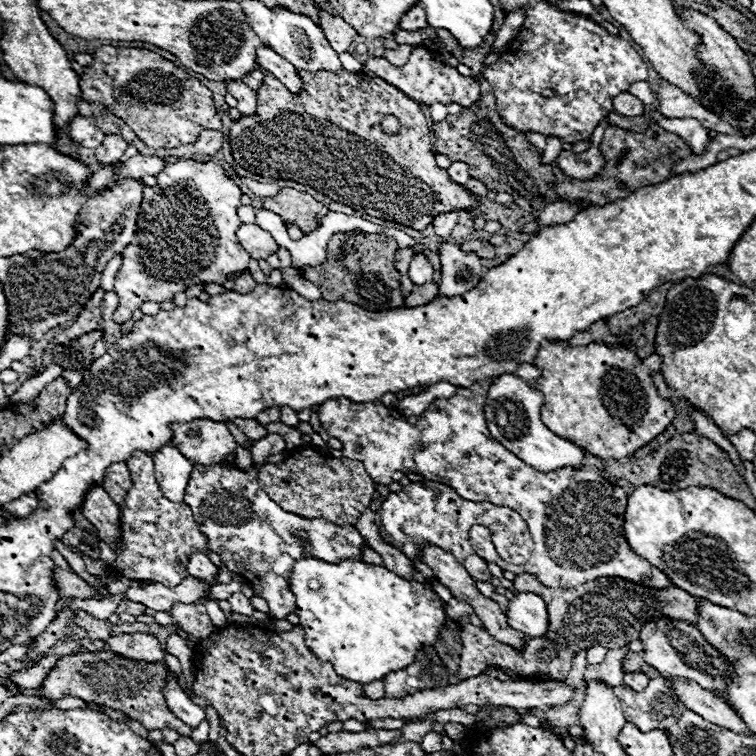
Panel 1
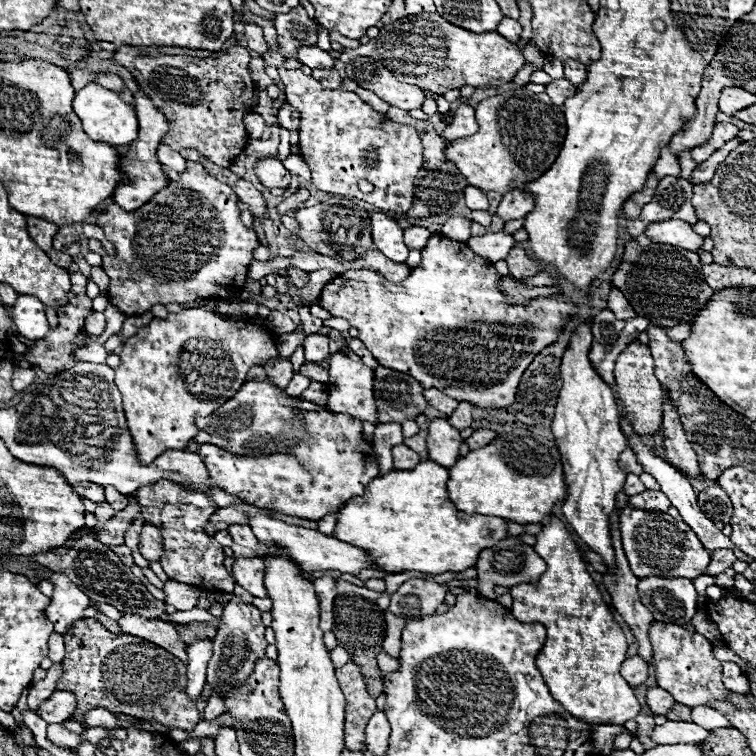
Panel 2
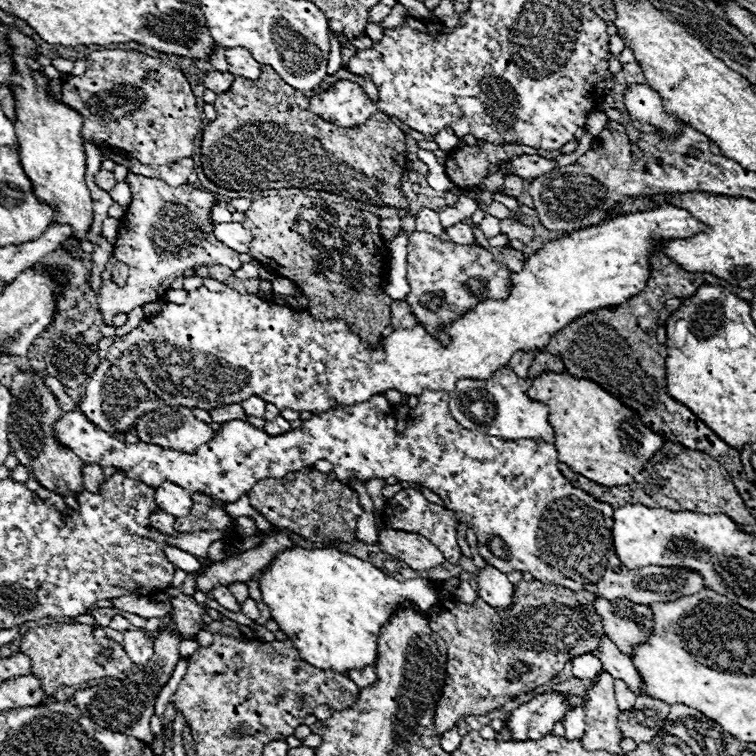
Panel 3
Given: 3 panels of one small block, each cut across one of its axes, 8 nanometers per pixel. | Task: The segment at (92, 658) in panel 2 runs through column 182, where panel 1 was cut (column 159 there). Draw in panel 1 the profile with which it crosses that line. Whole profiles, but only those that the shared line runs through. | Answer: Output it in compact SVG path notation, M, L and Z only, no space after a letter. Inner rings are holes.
M86 652L76 656L58 658L56 666L50 670L48 680L42 682L40 692L50 700L60 700L66 696L76 696L86 702L104 704L116 710L122 710L130 718L138 720L146 730L162 730L174 728L178 734L188 736L192 732L190 726L180 722L170 710L166 710L166 702L162 696L164 678L166 678L166 662L146 664L146 662L132 662L114 652Z

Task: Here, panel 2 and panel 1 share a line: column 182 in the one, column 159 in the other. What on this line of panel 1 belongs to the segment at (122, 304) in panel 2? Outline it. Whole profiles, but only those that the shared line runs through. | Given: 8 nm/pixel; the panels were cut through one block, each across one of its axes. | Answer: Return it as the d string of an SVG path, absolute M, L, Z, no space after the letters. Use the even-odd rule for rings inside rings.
M166 158L166 166L160 174L156 174L156 186L152 188L144 188L144 194L142 194L142 202L140 202L140 218L136 220L136 234L134 234L134 240L124 248L124 254L122 254L122 266L114 278L114 292L118 294L118 308L112 316L112 320L116 324L124 324L126 320L132 318L132 312L138 310L144 302L166 302L166 300L172 300L176 292L184 292L186 288L190 288L192 284L208 284L208 282L214 282L214 284L224 284L226 282L226 276L228 274L236 274L236 272L242 272L248 268L248 262L250 262L250 256L248 252L236 242L236 228L242 224L236 216L236 208L240 206L240 188L236 186L234 180L230 180L224 170L220 168L218 162L196 162L196 160L190 160L190 158Z

